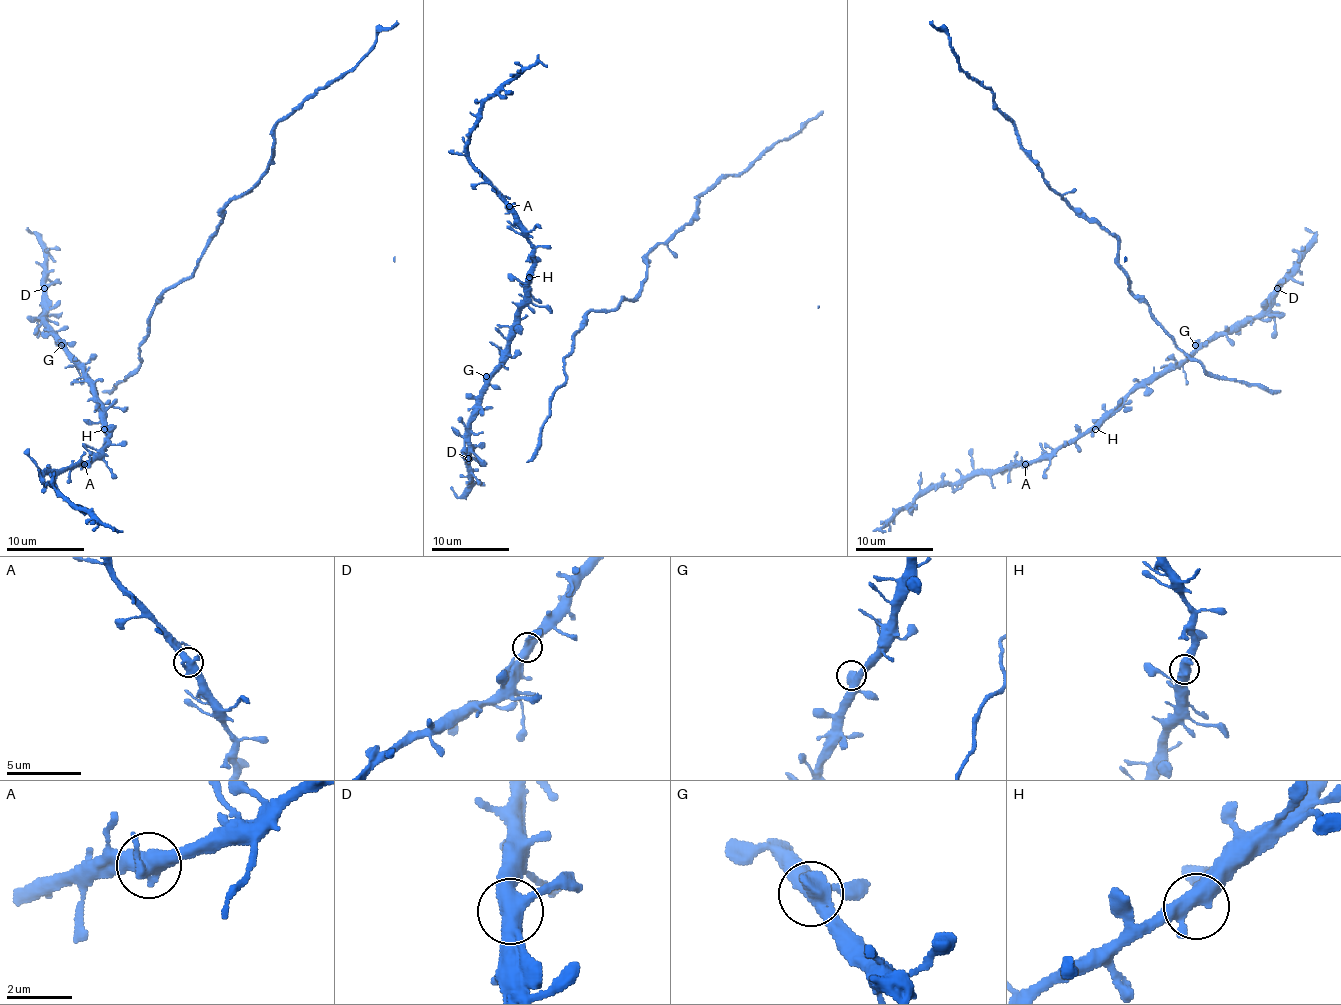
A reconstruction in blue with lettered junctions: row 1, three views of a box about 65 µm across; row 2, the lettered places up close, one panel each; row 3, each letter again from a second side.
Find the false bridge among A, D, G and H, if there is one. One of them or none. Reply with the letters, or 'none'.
none

